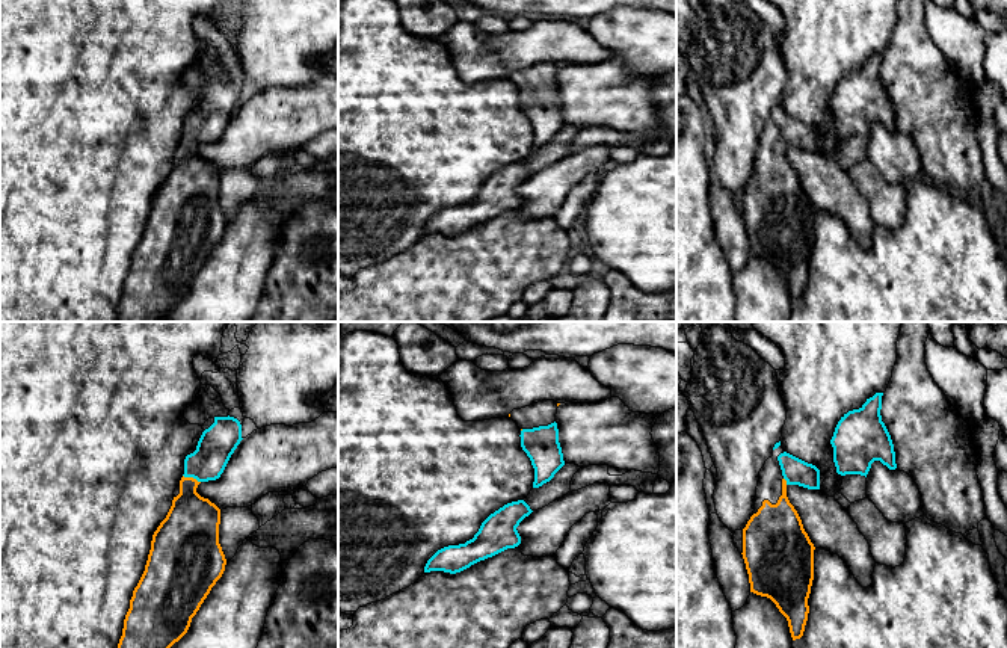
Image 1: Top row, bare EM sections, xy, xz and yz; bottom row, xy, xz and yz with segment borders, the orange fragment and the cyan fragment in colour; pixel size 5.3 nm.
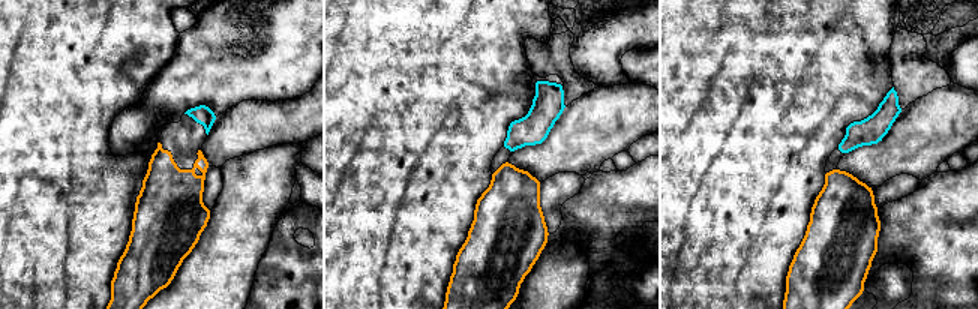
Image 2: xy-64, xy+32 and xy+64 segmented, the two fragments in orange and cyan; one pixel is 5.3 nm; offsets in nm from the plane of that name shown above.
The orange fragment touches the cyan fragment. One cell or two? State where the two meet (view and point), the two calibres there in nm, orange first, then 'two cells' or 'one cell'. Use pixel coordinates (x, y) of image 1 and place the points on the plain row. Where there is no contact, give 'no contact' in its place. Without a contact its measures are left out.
xy (192, 139) | 280/190 nm | one cell

